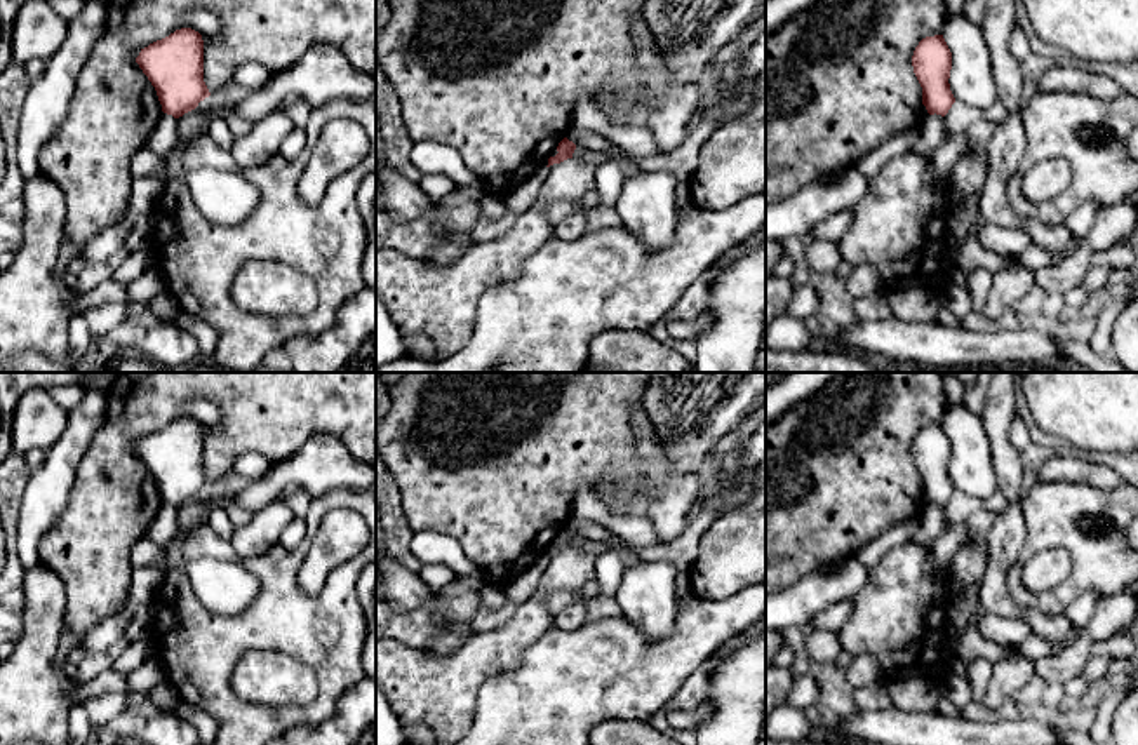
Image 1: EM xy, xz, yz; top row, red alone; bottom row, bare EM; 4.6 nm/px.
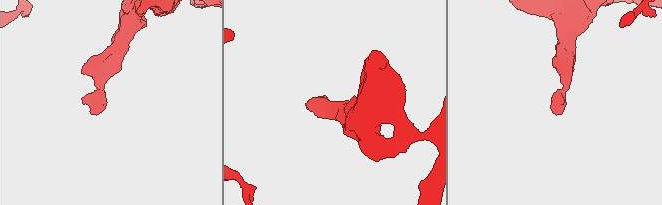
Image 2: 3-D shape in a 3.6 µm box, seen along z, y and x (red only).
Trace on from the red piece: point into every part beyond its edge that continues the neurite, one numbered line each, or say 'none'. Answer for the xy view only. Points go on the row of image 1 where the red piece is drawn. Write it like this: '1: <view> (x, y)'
none

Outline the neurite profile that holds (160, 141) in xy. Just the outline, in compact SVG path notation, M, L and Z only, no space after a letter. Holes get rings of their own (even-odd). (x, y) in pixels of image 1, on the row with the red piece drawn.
M164 113L157 127L150 134L146 148L157 157L162 157L172 150L176 143L176 134L177 134L177 118Z

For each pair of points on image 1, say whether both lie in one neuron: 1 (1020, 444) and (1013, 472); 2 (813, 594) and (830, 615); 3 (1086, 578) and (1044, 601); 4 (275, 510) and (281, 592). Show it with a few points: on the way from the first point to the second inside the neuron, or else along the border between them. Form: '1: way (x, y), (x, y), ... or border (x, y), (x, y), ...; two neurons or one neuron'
1: border (1015, 415), (1008, 430), (1008, 441), (1018, 453); two neurons
2: border (851, 599), (841, 599), (822, 608), (804, 625); two neurons
3: way (1076, 587), (1065, 597), (1055, 601); one neuron
4: border (277, 542), (260, 556), (240, 556), (237, 552); two neurons

